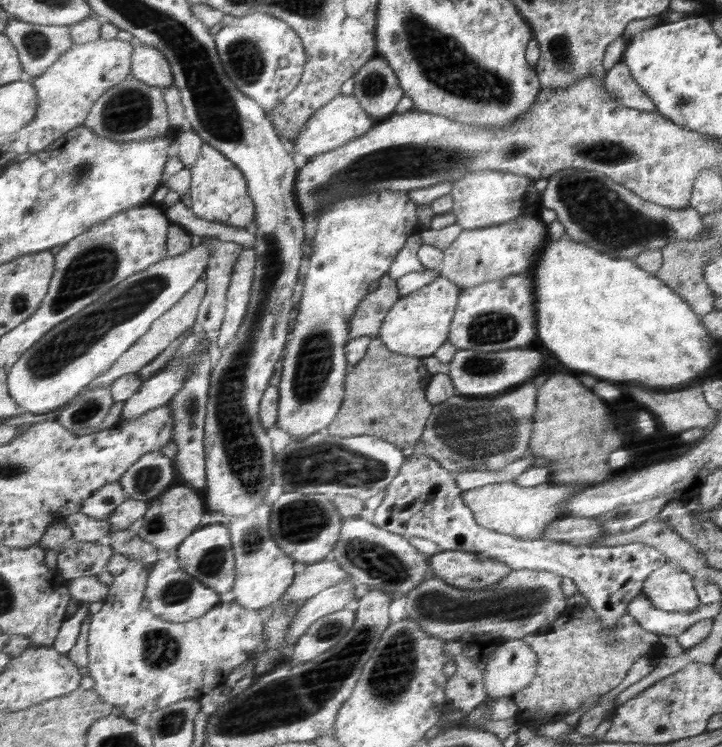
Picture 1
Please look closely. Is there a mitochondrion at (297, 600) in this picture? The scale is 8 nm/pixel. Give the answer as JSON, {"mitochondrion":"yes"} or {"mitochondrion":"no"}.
{"mitochondrion":"no"}

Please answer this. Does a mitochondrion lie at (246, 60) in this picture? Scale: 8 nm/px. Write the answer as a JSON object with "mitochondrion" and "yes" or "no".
{"mitochondrion":"yes"}

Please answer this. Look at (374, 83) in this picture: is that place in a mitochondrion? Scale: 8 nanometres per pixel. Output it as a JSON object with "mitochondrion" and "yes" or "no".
{"mitochondrion":"yes"}

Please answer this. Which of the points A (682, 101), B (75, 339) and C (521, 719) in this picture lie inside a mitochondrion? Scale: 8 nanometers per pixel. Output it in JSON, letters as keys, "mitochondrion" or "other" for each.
{"A":"mitochondrion","B":"mitochondrion","C":"other"}

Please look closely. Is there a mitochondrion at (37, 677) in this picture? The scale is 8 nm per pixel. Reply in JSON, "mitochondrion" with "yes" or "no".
{"mitochondrion":"no"}

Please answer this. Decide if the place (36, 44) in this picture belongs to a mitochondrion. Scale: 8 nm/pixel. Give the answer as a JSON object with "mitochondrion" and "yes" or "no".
{"mitochondrion":"yes"}

